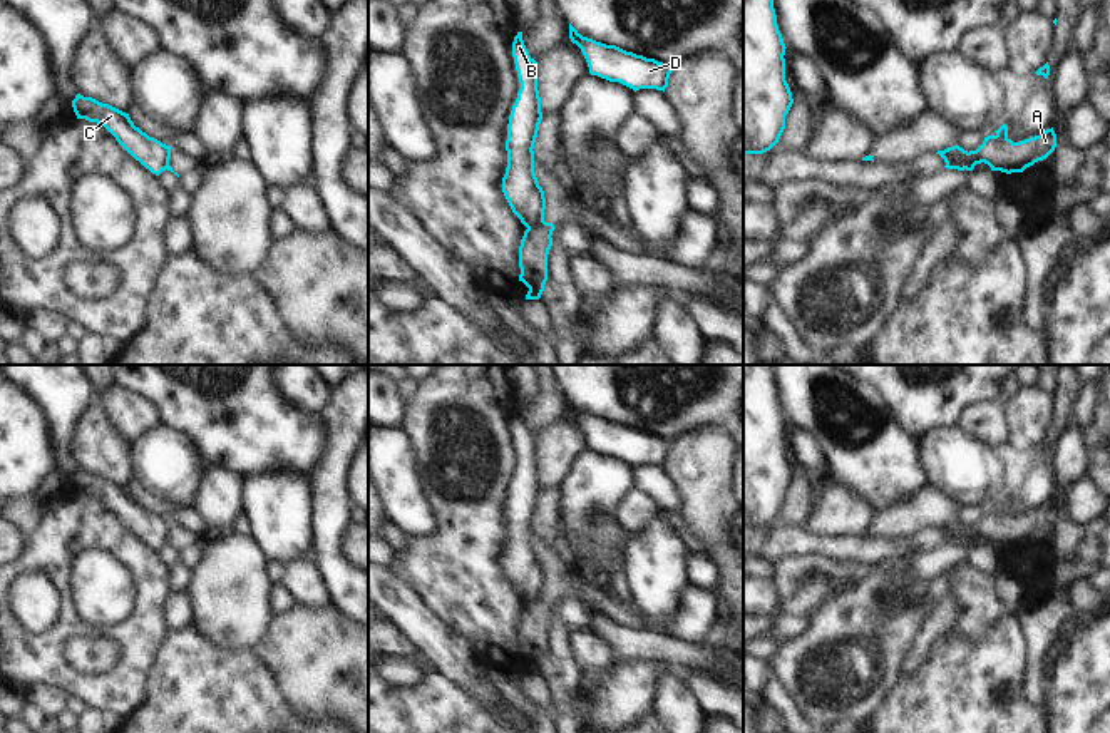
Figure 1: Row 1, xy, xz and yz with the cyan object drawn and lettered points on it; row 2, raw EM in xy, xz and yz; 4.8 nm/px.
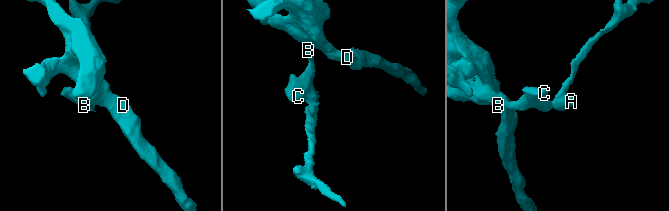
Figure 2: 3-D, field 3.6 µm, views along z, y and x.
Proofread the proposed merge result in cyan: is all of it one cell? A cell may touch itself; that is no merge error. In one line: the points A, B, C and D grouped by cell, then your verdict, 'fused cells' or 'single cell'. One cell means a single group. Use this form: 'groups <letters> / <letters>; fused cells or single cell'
groups A / B C D; fused cells

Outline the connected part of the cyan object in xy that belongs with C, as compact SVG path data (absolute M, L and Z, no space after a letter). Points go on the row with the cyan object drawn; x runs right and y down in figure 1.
M80 94L72 100L72 107L77 119L102 124L116 141L152 174L159 176L166 171L169 146L149 137L136 127L129 114Z

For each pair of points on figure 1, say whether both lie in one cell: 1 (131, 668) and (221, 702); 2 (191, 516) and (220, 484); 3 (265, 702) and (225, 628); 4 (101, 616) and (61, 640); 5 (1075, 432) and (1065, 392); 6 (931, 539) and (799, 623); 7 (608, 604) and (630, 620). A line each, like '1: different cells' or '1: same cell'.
1: different cells
2: different cells
3: different cells
4: different cells
5: different cells
6: different cells
7: same cell

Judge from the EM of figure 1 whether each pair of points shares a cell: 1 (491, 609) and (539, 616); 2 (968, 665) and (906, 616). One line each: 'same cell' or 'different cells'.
1: different cells
2: different cells

